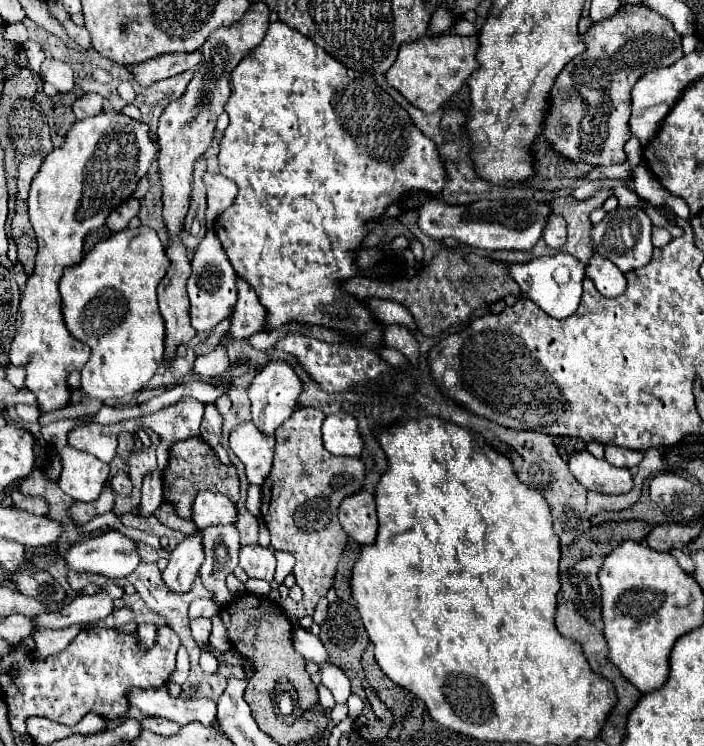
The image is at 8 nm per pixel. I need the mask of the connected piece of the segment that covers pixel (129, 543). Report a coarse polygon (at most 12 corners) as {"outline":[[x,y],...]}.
{"outline":[[120,531],[70,547],[66,567],[108,579],[140,565],[138,545]]}

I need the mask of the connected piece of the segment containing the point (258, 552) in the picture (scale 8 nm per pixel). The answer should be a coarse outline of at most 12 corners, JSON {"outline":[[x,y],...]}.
{"outline":[[244,545],[238,563],[248,577],[272,581],[270,549]]}

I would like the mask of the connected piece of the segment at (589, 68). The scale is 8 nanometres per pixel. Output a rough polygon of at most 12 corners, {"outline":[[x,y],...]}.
{"outline":[[650,7],[582,35],[540,137],[594,167],[626,159],[632,87],[684,55]]}

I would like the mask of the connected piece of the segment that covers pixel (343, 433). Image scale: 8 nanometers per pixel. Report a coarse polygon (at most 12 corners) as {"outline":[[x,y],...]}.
{"outline":[[348,413],[328,415],[324,447],[334,455],[362,453],[358,423]]}

